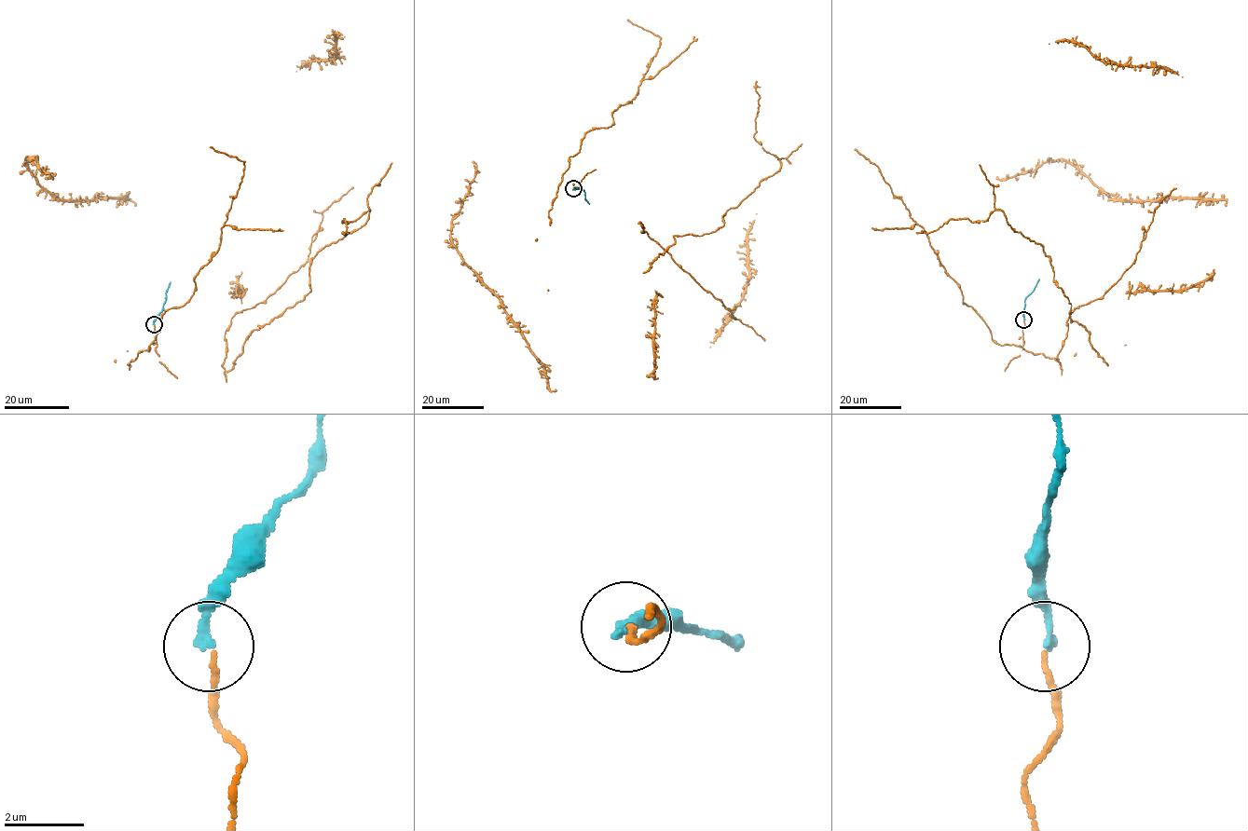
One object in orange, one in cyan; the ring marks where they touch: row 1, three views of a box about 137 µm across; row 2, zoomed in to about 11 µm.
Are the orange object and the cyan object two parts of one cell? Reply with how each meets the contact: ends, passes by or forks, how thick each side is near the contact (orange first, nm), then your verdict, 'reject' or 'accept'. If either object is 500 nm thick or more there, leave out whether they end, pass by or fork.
orange ends there; cyan ends there; 130 nm thick on the orange side, 180 nm on the other; reject

